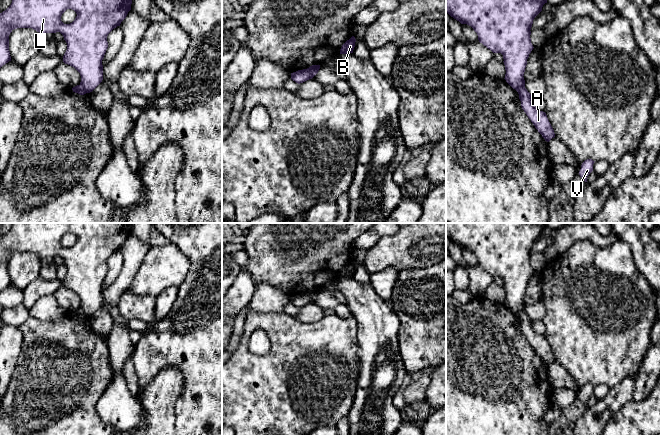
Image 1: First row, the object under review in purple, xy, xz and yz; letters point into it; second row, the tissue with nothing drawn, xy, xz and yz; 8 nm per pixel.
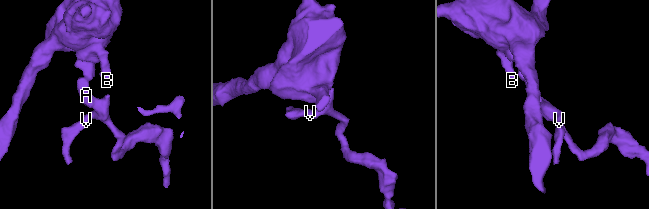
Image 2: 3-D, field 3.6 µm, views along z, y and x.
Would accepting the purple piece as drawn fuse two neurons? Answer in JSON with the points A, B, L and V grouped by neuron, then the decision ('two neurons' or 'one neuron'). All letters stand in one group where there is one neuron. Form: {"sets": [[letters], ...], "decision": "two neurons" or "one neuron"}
{"sets": [["A", "V"], ["B", "L"]], "decision": "two neurons"}

